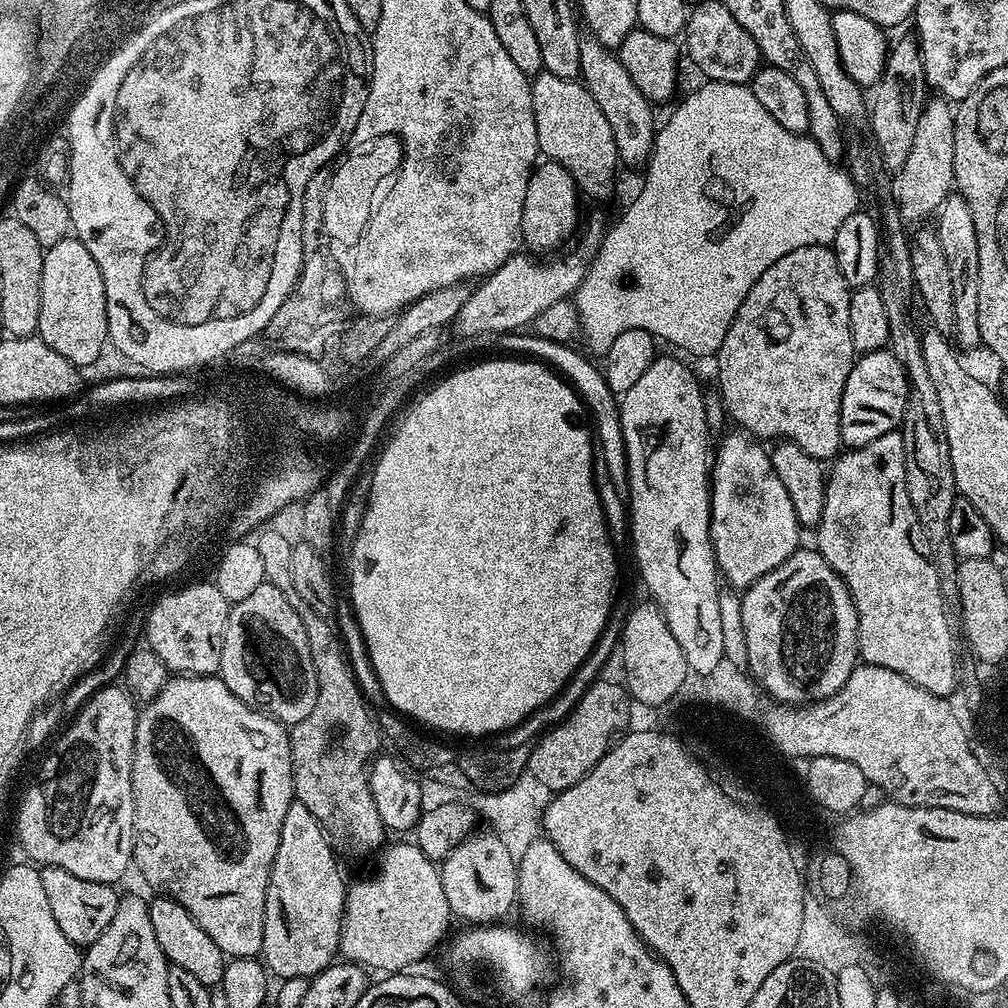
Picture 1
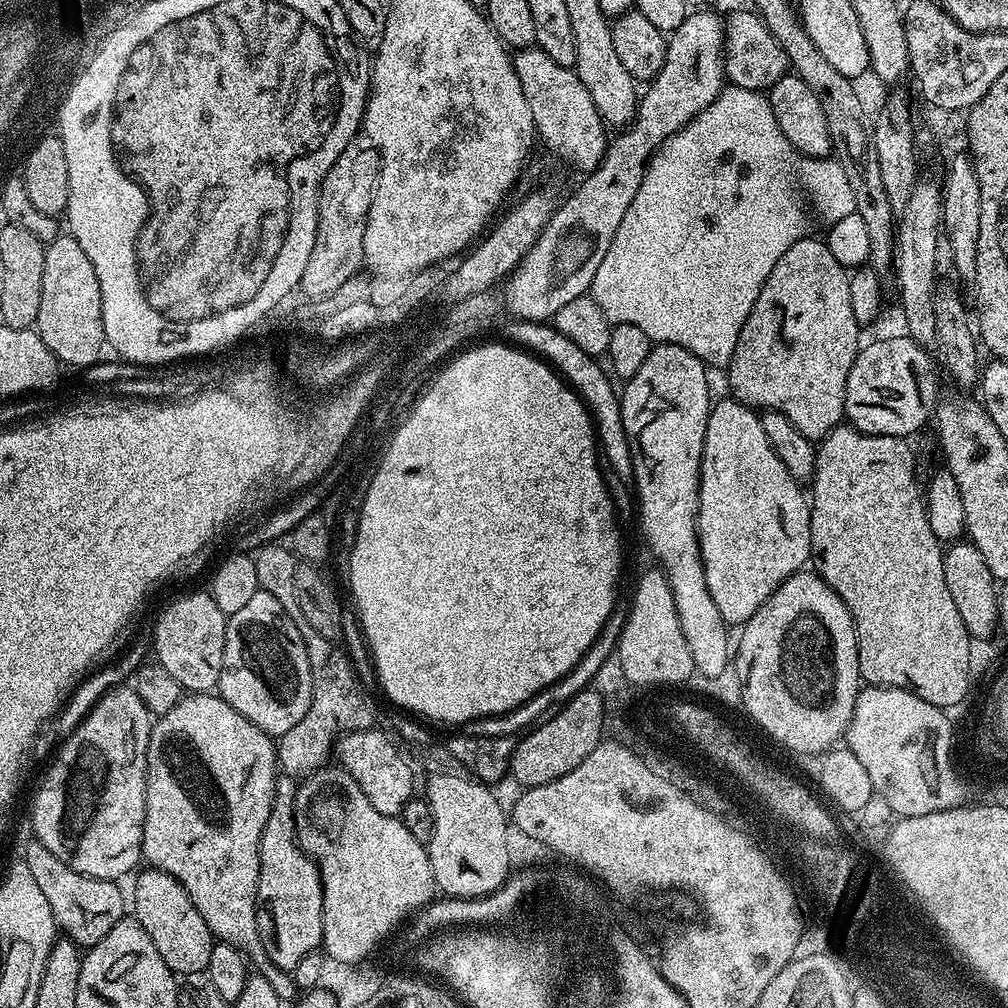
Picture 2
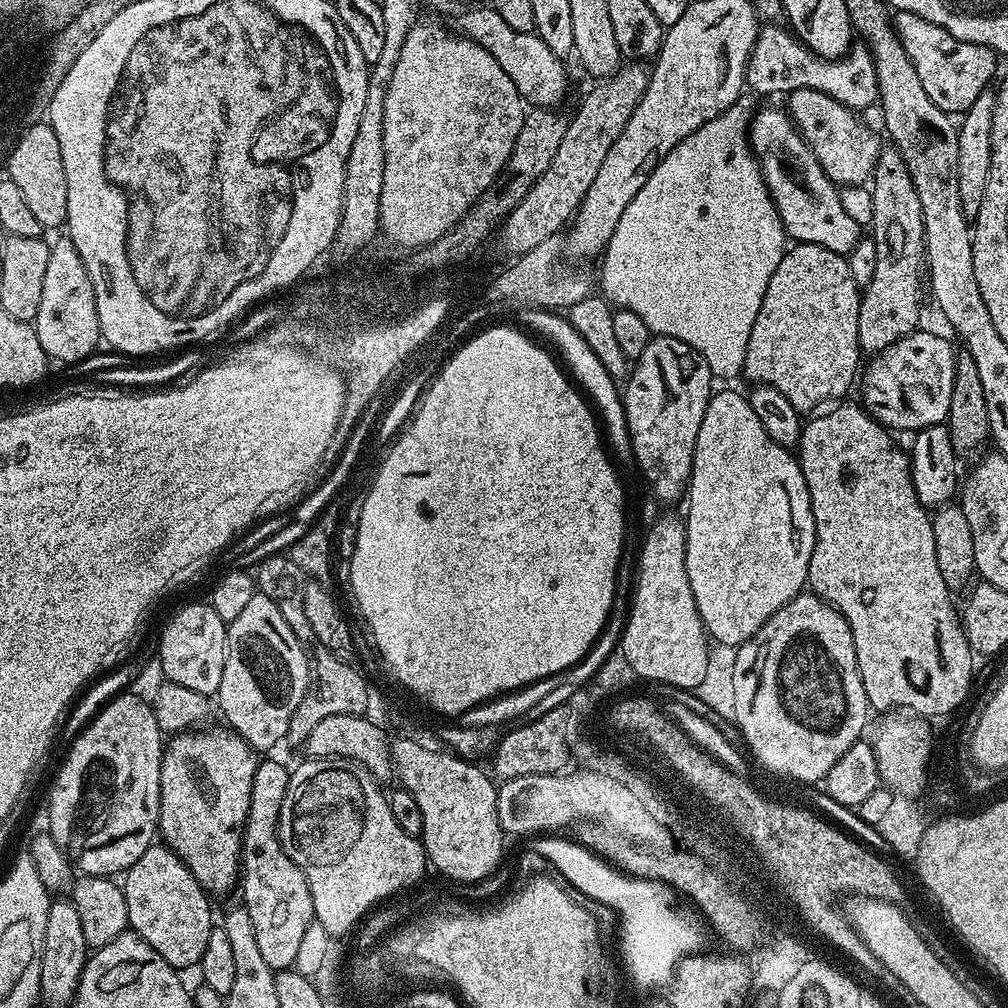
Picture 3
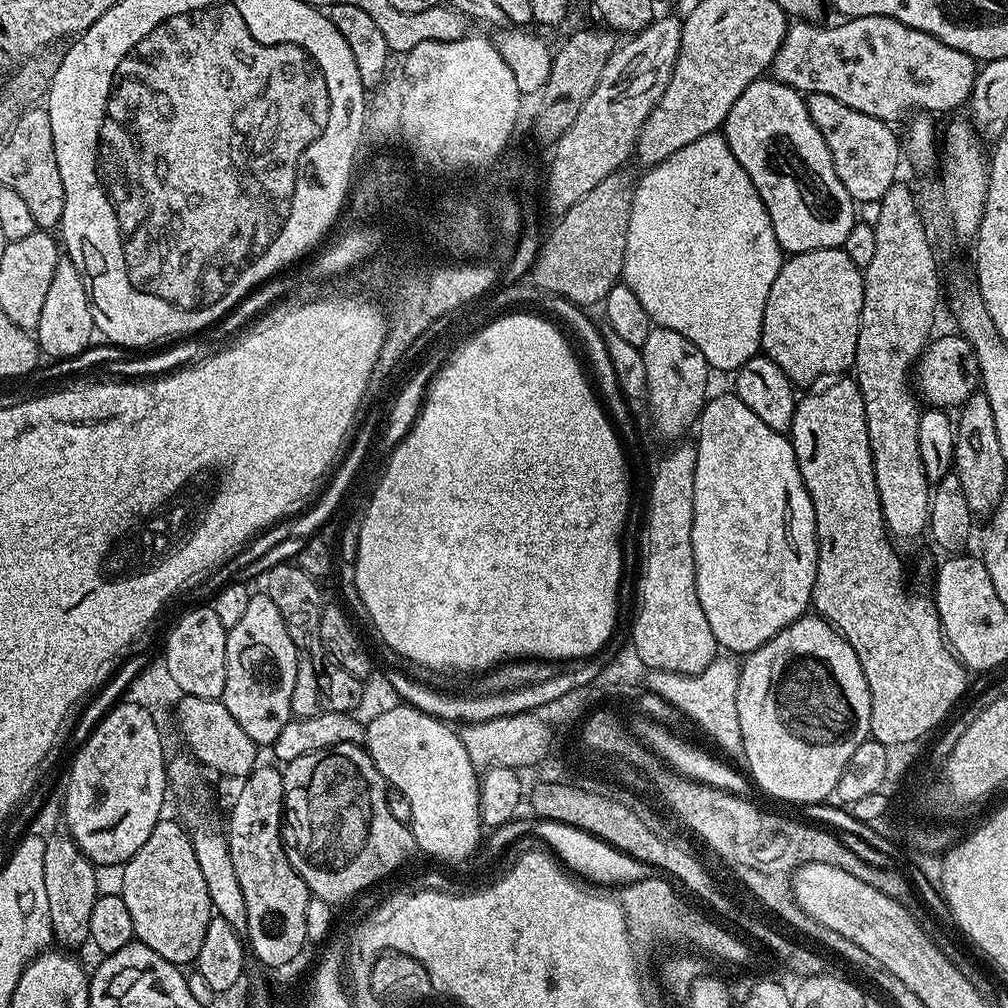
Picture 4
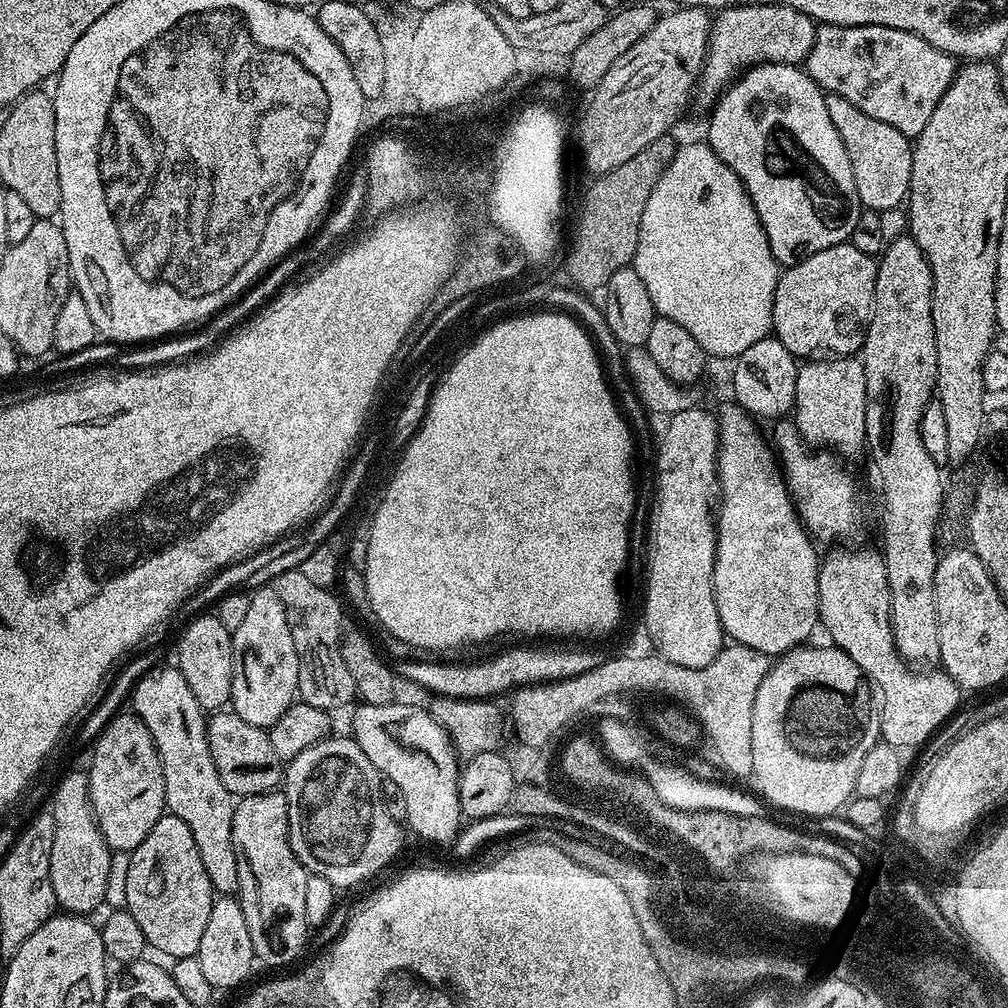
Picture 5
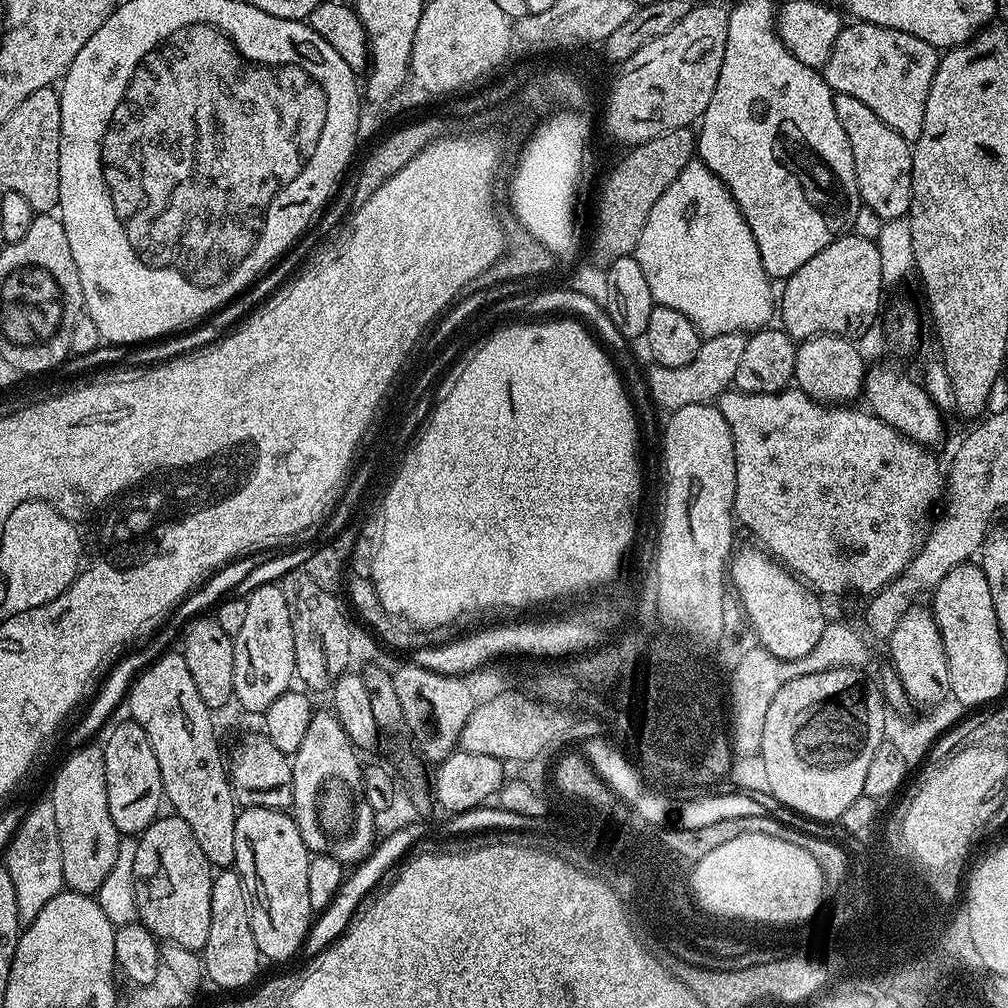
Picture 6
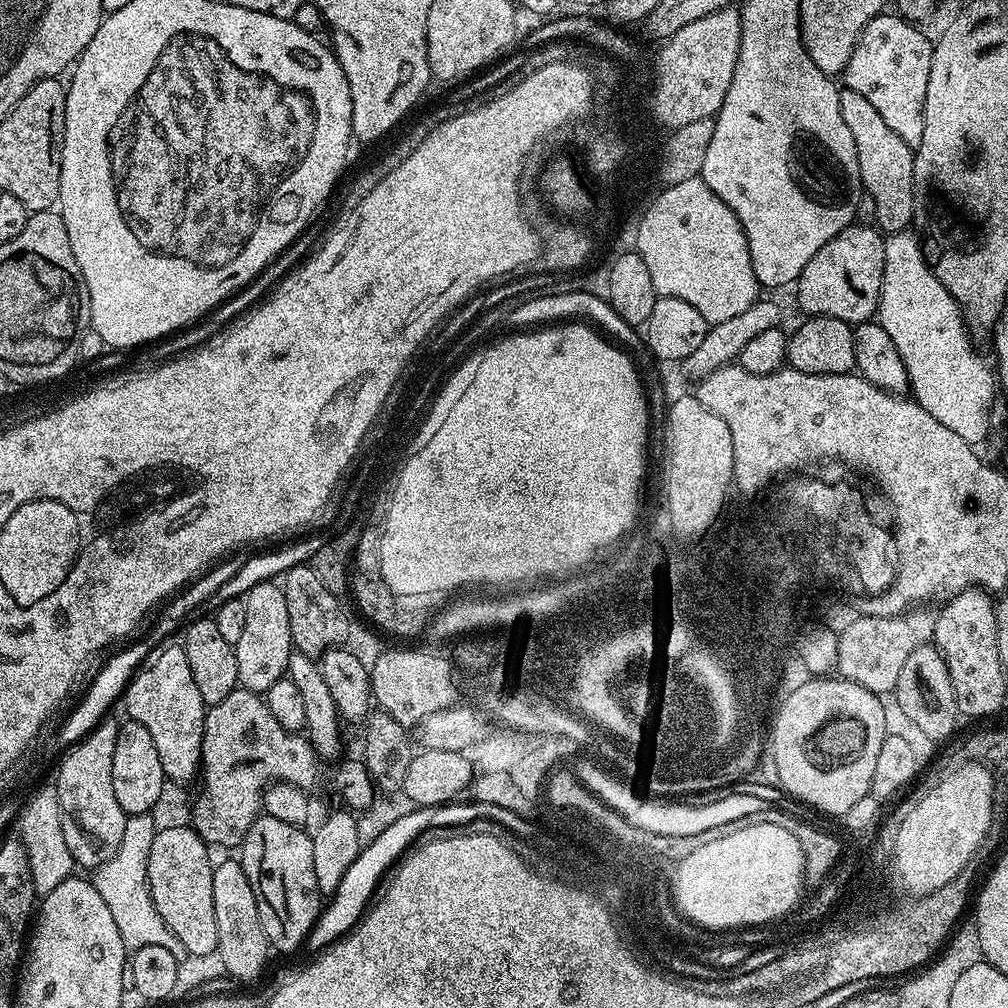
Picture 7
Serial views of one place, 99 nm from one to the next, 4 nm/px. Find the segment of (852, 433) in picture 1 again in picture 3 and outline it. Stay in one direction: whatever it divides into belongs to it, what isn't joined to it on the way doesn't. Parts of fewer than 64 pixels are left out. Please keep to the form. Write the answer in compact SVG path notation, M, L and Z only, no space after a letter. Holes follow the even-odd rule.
M917 330L911 332L909 336L903 336L898 342L894 342L890 347L884 348L878 353L875 353L871 357L872 360L862 372L862 380L864 376L864 400L862 399L863 407L870 415L880 424L883 424L885 428L889 430L895 430L897 433L909 432L909 434L915 433L922 428L929 428L935 424L943 424L947 421L948 411L950 410L950 394L952 393L952 379L954 378L954 370L956 369L956 357L958 355L957 349L952 349L952 344L944 336L939 336L936 332L924 332L925 330Z

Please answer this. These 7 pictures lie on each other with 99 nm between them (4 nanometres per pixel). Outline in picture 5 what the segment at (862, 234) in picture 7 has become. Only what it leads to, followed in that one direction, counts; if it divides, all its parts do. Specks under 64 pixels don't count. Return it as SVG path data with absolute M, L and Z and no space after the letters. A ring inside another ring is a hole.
M851 242L818 250L797 264L787 265L774 290L772 332L776 339L797 358L859 353L864 347L868 319L872 316L876 266L873 257L862 254Z

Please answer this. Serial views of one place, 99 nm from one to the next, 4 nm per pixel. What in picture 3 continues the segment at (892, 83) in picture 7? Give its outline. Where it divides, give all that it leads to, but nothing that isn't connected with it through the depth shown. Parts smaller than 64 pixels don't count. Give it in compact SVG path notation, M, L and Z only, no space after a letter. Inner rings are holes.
M896 12L894 27L910 62L914 62L914 70L918 70L922 90L930 94L930 102L934 102L934 106L938 106L943 112L967 112L981 90L993 83L991 80L996 72L998 57L992 49L962 42L954 38L954 34L942 30L942 26L934 26L934 22L926 22L926 18L920 18L918 14ZM776 22L763 25L754 42L754 50L748 56L748 69L744 75L747 87L753 93L761 92L764 96L787 94L794 90L809 88L822 90L822 94L830 94L838 102L848 108L861 110L877 103L878 93L875 83L860 84L860 52L859 47L849 48L848 53L836 60L827 60L811 52L801 40L787 27Z

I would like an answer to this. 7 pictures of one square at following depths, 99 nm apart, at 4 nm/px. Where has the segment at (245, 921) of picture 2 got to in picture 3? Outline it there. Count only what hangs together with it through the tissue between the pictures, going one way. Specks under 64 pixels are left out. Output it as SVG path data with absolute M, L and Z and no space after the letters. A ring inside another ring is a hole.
M221 726L221 728L214 729L213 732L200 731L204 730L177 732L164 745L162 766L160 767L160 826L158 836L163 843L171 848L174 854L178 854L178 858L188 867L190 874L194 874L194 878L204 887L205 892L216 897L226 895L231 888L235 889L238 884L238 877L240 875L240 847L244 841L244 827L246 826L246 818L250 810L250 790L254 786L254 772L258 763L258 756L253 748L237 732L233 732L227 727Z

